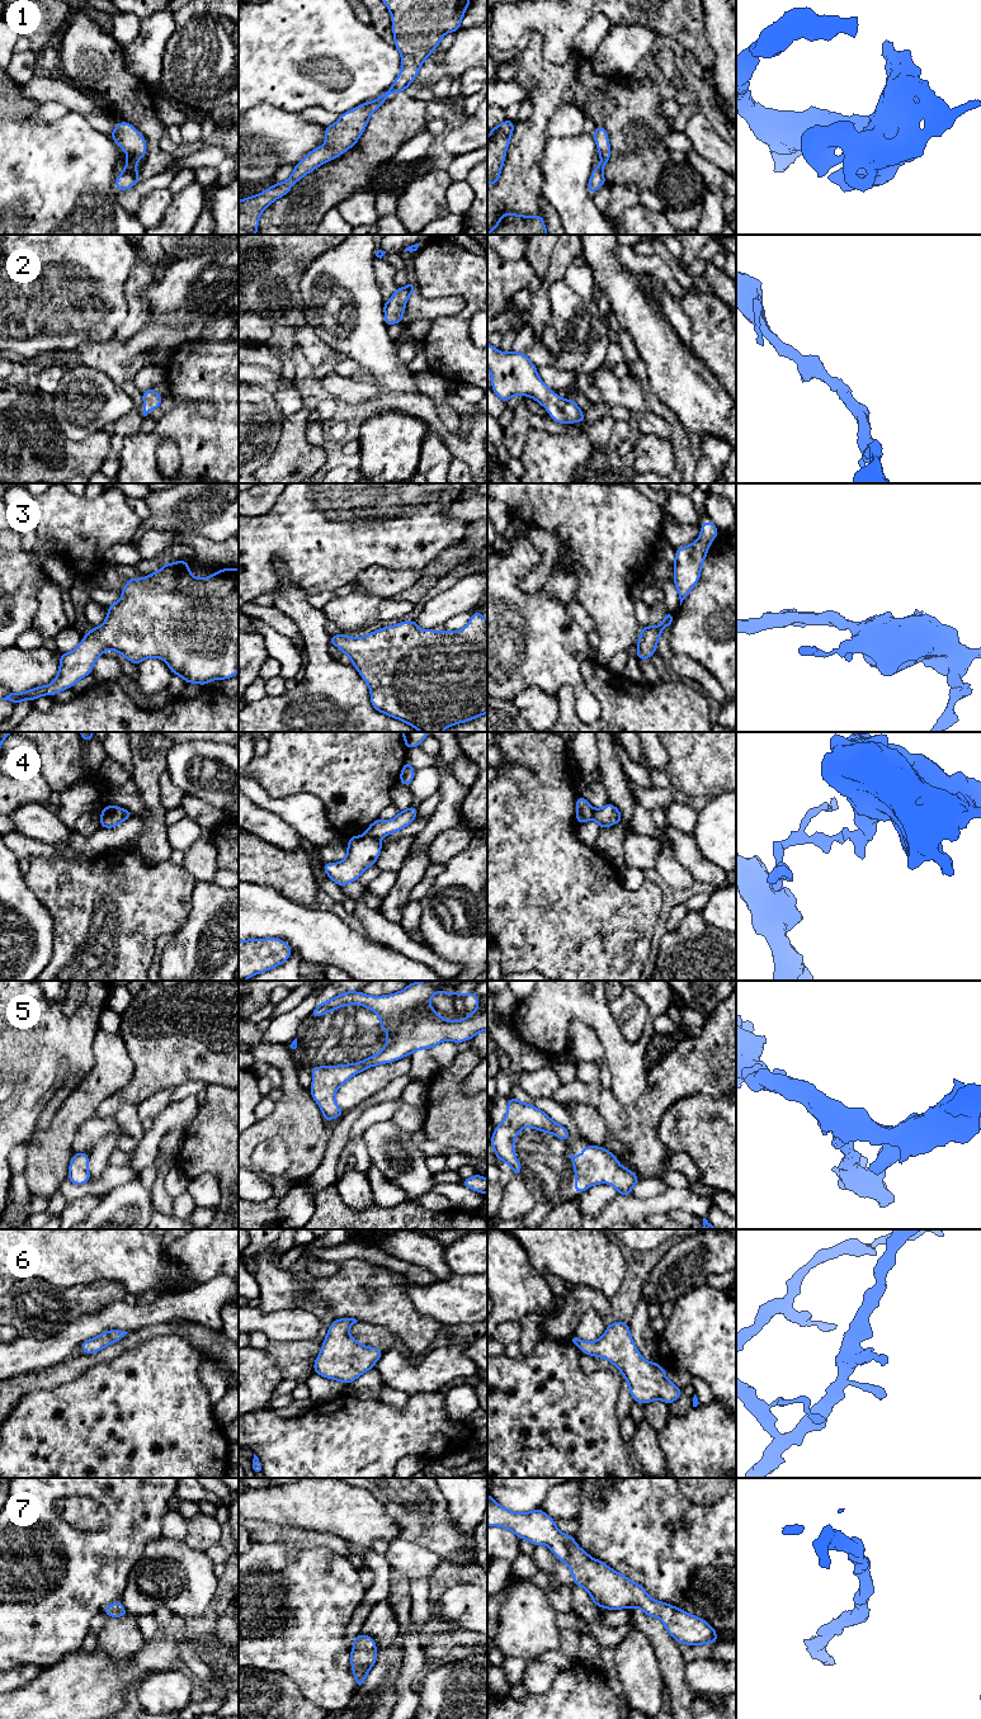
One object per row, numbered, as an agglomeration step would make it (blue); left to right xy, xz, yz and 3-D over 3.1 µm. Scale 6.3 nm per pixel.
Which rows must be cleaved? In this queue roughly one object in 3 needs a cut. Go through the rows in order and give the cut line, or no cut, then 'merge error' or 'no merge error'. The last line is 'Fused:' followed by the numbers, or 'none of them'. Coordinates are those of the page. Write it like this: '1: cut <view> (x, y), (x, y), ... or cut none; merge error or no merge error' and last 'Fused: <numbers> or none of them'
1: cut none; no merge error
2: cut none; no merge error
3: cut none; no merge error
4: cut xz (364, 834), (377, 840); merge error
5: cut none; no merge error
6: cut none; no merge error
7: cut none; no merge error
Fused: 4

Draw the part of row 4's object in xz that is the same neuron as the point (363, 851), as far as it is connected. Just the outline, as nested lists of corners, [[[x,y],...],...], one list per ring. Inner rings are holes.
[[[350,836],[346,858],[340,863],[324,863],[327,877],[339,887],[355,882],[359,875],[376,861],[381,854],[382,844],[371,836]]]

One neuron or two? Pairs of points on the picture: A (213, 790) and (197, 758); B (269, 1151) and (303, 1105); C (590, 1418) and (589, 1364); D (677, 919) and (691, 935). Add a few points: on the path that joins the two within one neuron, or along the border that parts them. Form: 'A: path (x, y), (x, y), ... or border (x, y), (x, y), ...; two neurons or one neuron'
A: path (213, 783), (213, 777), (202, 765); one neuron
B: border (253, 1153), (262, 1142), (279, 1137), (291, 1162); two neurons
C: border (579, 1355), (584, 1372), (609, 1369), (618, 1377); two neurons
D: border (688, 912), (675, 929), (666, 931); two neurons

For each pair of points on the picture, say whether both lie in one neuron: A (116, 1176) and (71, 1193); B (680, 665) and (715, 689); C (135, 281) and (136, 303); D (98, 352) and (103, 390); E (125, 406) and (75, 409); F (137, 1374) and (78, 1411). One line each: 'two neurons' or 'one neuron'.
A: one neuron
B: one neuron
C: one neuron
D: two neurons
E: one neuron
F: one neuron

